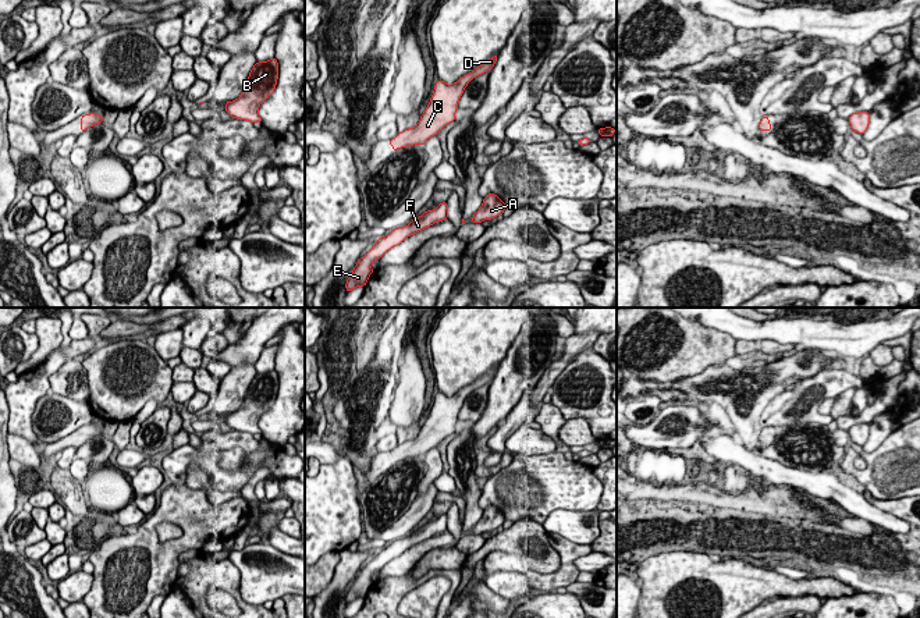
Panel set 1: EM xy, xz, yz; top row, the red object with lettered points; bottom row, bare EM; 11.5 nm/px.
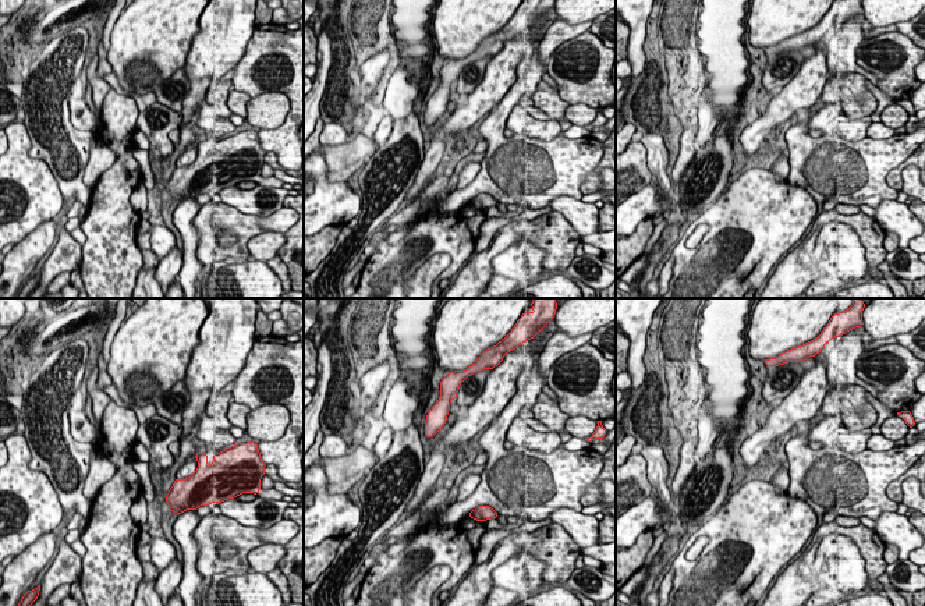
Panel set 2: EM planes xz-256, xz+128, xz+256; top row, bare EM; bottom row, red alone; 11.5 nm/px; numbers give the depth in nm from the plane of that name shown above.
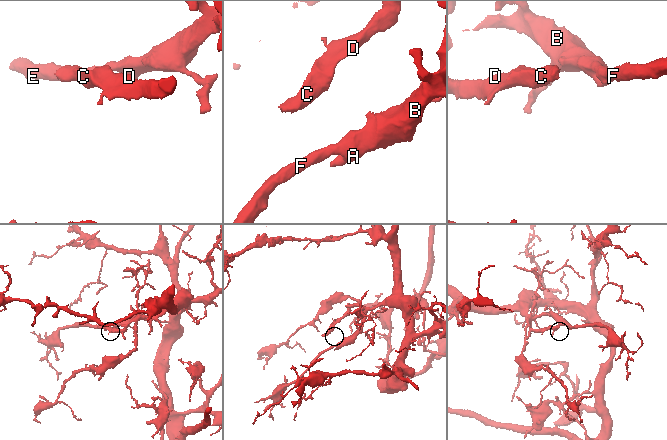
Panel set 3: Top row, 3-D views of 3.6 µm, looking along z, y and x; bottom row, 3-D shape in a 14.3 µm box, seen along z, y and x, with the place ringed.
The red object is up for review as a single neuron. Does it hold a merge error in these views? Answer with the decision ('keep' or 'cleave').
keep

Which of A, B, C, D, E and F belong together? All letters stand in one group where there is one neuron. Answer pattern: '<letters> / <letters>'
A B C D E F

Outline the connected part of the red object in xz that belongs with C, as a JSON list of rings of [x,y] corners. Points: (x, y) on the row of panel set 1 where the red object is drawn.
[[[498,54],[489,58],[482,65],[476,67],[472,72],[463,75],[452,85],[447,85],[438,79],[434,85],[430,102],[420,116],[416,127],[398,132],[395,138],[390,141],[392,150],[425,145],[430,138],[437,135],[445,125],[455,121],[455,113],[458,110],[459,99],[468,86],[468,84],[482,75],[483,72],[491,71],[497,61]]]

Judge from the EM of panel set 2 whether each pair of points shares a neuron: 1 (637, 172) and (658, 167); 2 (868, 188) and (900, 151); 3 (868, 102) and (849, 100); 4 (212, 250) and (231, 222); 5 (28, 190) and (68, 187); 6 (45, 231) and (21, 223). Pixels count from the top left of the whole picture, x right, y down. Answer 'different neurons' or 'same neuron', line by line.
1: different neurons
2: same neuron
3: same neuron
4: same neuron
5: different neurons
6: different neurons

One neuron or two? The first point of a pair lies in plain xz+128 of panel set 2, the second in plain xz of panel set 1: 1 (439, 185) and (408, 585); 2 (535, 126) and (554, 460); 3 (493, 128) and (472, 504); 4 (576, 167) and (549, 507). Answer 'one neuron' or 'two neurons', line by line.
1: one neuron
2: two neurons
3: two neurons
4: one neuron

